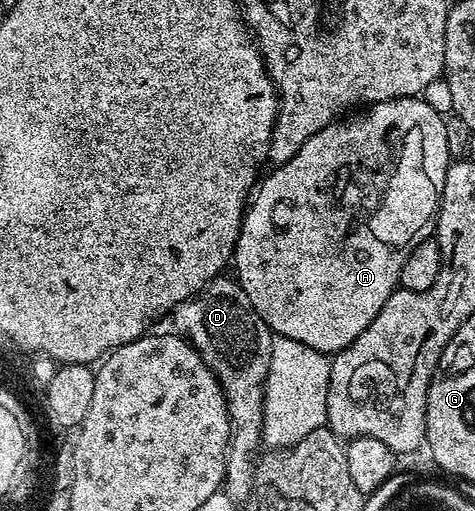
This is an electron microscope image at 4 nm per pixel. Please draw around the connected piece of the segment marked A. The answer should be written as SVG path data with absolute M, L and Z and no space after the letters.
M415 96L371 102L357 112L339 117L324 128L320 128L316 136L308 136L308 140L300 144L300 152L296 152L292 160L277 163L273 167L274 171L257 183L244 211L242 227L238 230L238 243L234 245L232 266L238 269L236 281L248 296L248 300L252 300L252 308L260 312L260 316L269 324L275 335L288 336L288 340L300 340L300 344L308 344L308 348L316 348L331 356L348 348L348 344L352 344L352 340L356 340L360 332L364 332L364 328L368 328L368 324L376 320L388 296L392 296L394 291L399 289L400 268L404 268L408 252L416 248L420 240L435 233L446 170L450 167L452 159L448 152L446 118L438 115L428 103L421 102L422 100L421 97Z

